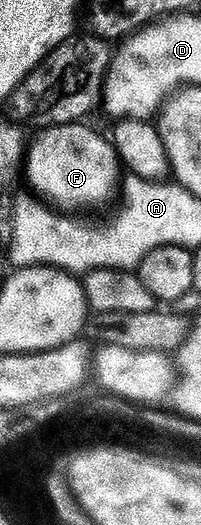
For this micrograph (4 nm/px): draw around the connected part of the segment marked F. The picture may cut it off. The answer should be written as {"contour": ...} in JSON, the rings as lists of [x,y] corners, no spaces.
{"contour":[[[77,122],[45,127],[44,133],[26,148],[26,176],[28,172],[31,191],[60,210],[80,212],[83,208],[96,208],[115,194],[116,187],[118,192],[122,184],[122,165],[111,139],[103,140],[86,125]]]}

